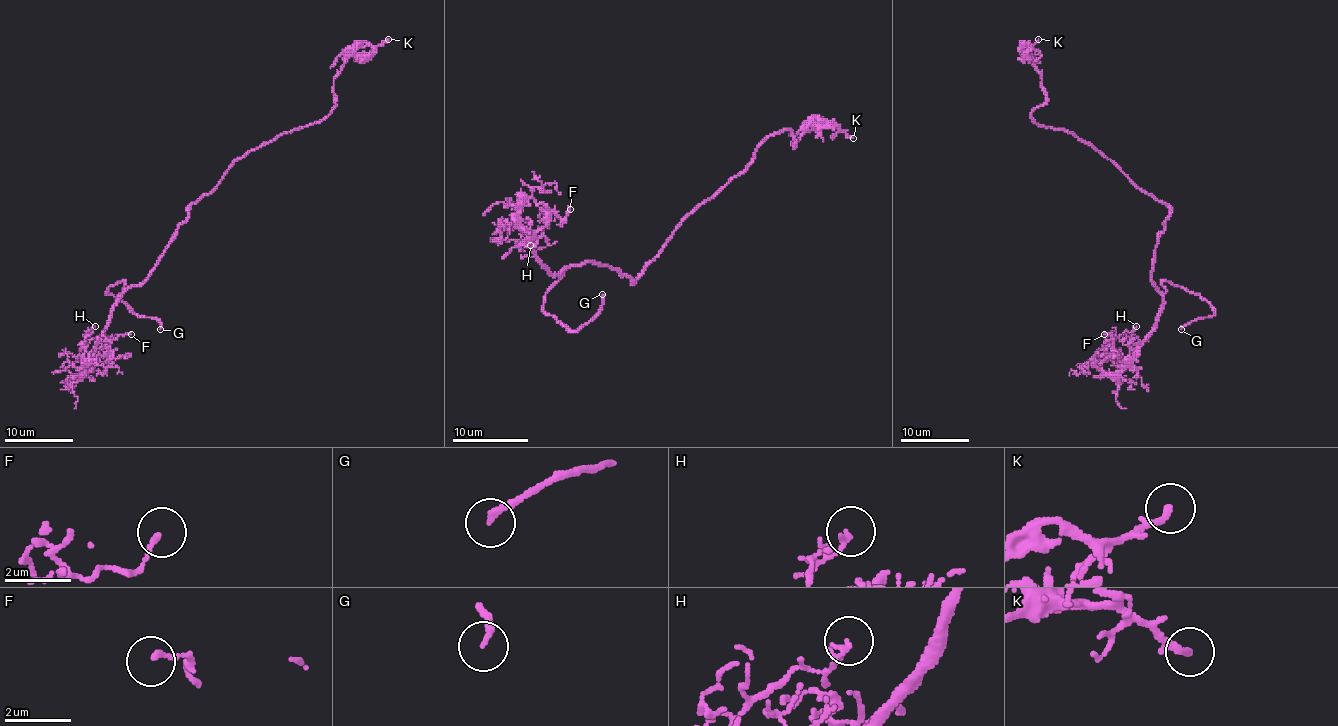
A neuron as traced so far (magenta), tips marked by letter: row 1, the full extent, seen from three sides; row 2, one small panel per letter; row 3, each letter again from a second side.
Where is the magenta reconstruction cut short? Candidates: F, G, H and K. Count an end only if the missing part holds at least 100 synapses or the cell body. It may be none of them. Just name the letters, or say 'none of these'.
G

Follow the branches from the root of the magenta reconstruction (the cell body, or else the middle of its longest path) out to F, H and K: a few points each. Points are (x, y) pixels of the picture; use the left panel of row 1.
F: (199, 200), (187, 209), (187, 217), (155, 269), (119, 298), (95, 357), (103, 362), (114, 339), (131, 334)
H: (199, 200), (187, 209), (155, 269), (119, 298), (93, 365), (84, 372), (84, 338), (95, 326)
K: (199, 200), (256, 147), (321, 121), (335, 104), (333, 77), (340, 66), (388, 39)

